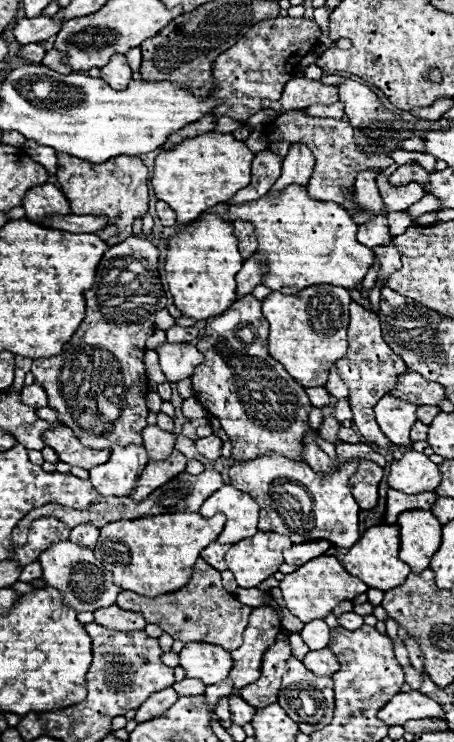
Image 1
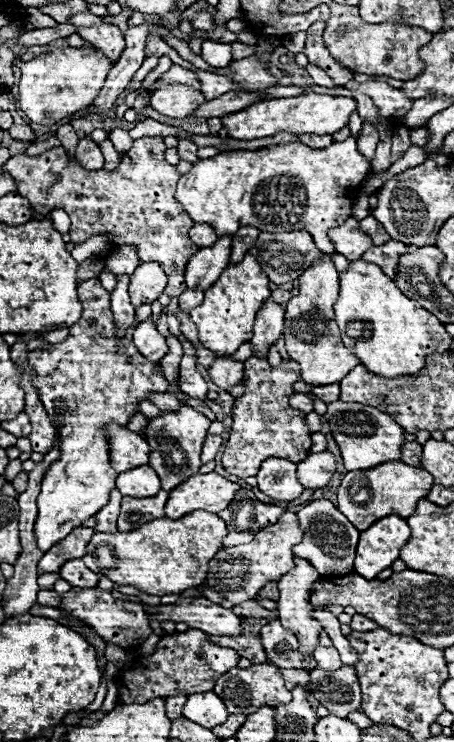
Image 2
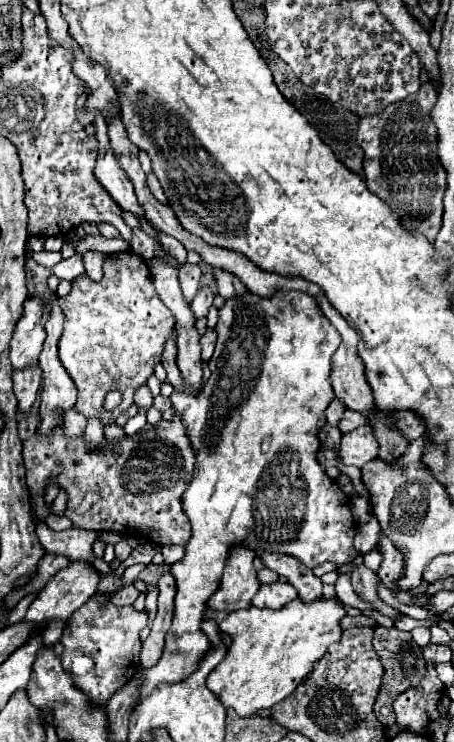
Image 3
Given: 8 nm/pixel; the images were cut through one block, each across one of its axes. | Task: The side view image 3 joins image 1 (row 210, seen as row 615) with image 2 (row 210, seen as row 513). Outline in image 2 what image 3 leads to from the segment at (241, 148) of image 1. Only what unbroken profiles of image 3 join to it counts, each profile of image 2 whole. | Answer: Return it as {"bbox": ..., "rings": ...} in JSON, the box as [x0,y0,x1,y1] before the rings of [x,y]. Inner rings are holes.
{"bbox":[174,136,370,254],"rings":[[[348,136],[344,142],[332,142],[326,148],[314,150],[302,142],[278,144],[260,150],[222,152],[206,160],[198,160],[196,166],[182,174],[174,198],[182,204],[194,222],[212,224],[218,236],[232,236],[242,226],[254,226],[262,232],[294,232],[308,230],[320,252],[332,254],[334,244],[326,236],[330,228],[342,226],[352,216],[352,204],[360,192],[362,180],[370,174],[370,162],[358,152],[356,138]]]}

